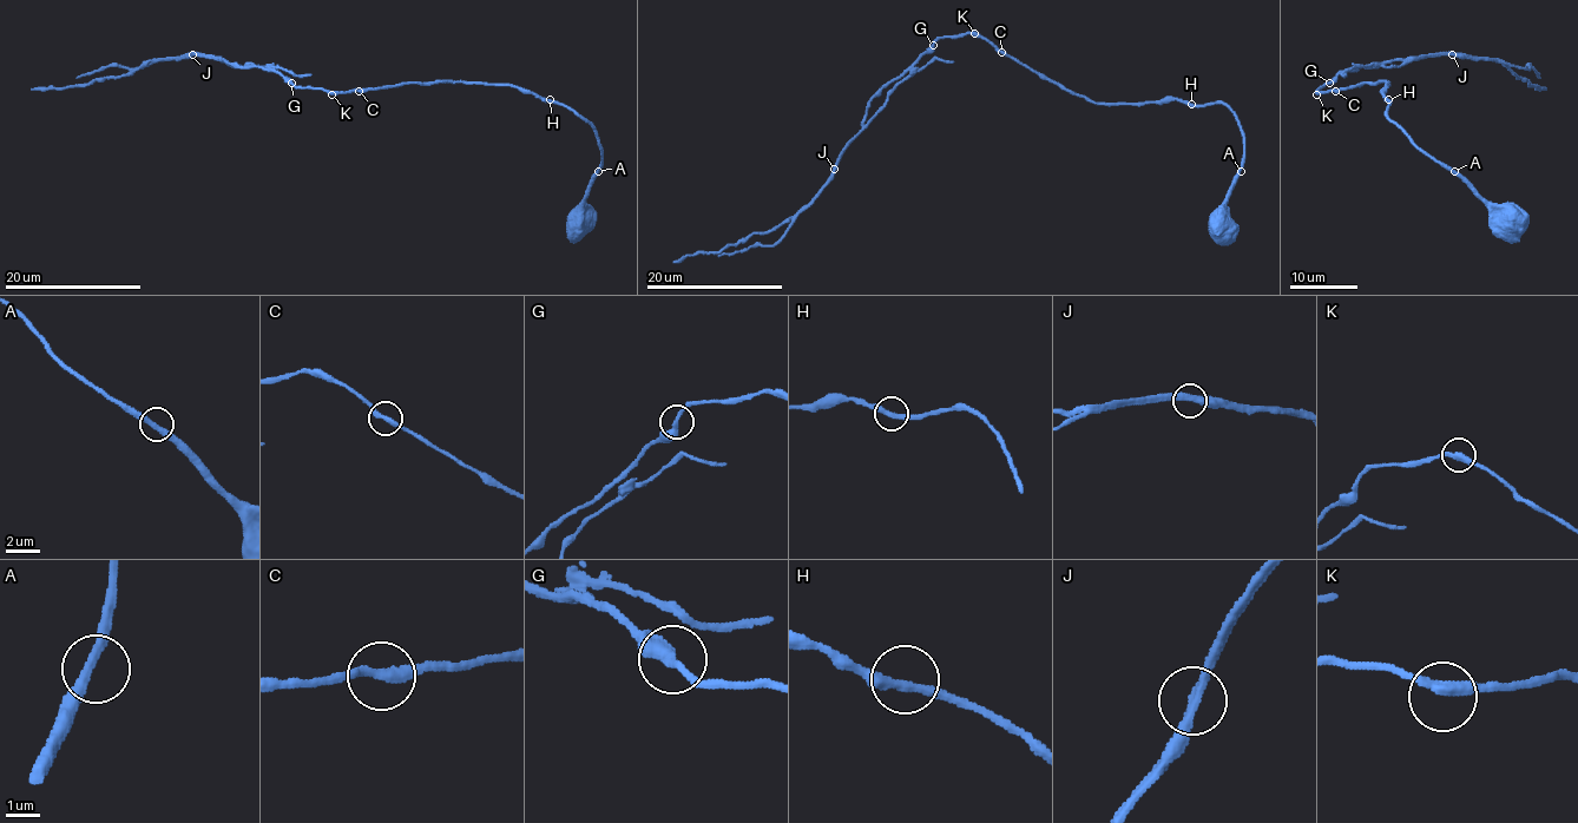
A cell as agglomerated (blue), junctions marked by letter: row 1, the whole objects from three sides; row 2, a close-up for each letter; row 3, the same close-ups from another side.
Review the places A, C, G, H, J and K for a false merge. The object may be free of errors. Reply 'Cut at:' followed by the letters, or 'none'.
Cut at: J

